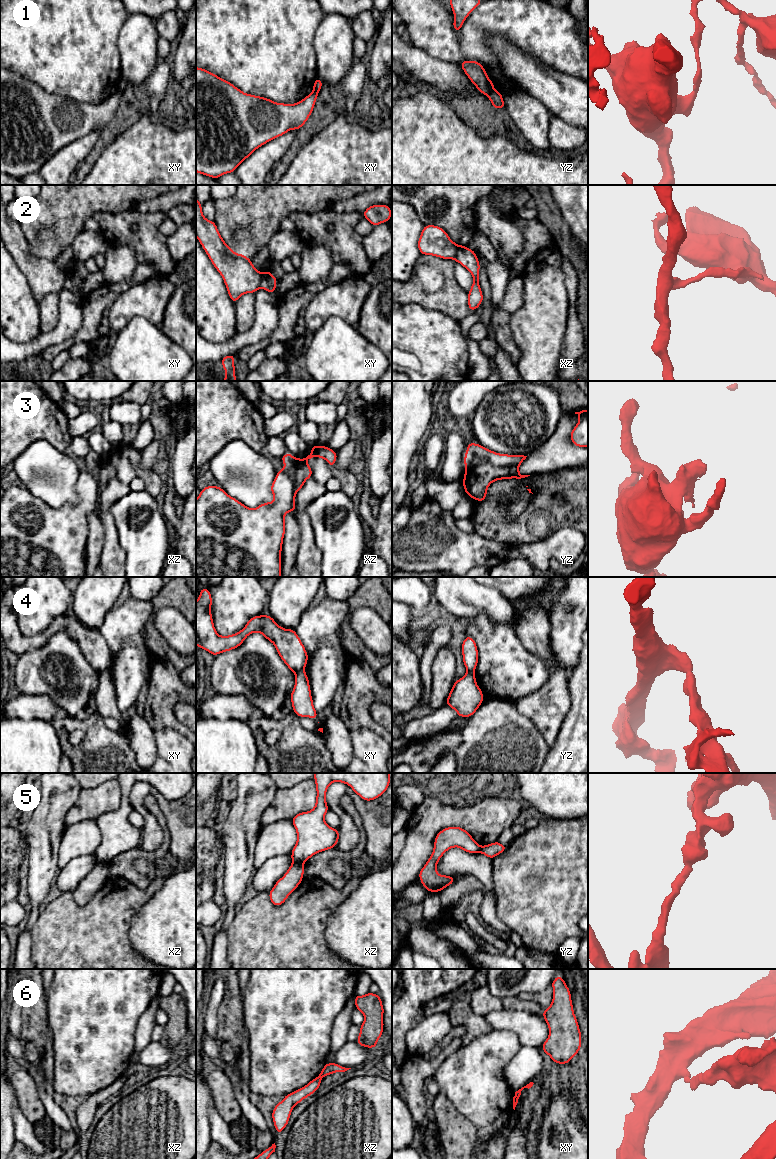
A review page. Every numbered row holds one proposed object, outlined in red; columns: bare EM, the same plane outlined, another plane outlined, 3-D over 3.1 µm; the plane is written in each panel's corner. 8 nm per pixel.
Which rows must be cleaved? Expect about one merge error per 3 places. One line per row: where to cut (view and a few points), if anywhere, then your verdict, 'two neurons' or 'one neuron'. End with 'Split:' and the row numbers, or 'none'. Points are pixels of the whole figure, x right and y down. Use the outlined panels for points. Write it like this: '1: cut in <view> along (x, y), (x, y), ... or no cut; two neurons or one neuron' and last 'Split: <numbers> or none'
1: cut in yz along (493, 89), (487, 95); two neurons
2: cut in xy along (262, 273), (259, 287); two neurons
3: cut in yz along (518, 464), (494, 466), (488, 461), (477, 461), (465, 467); two neurons
4: cut in xy along (303, 669), (295, 673); two neurons
5: cut in xz along (293, 860), (302, 862); two neurons
6: cut in xz along (319, 1075), (321, 1077); two neurons
Split: 1, 2, 3, 4, 5, 6

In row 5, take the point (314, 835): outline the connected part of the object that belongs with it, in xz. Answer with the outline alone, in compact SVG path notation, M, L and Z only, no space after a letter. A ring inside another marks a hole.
M314 773L314 780L317 791L315 807L308 812L298 813L292 818L292 824L297 832L297 842L291 853L294 862L305 862L319 852L334 848L339 841L339 830L331 828L324 819L329 810L326 792L331 783L347 784L364 801L371 801L380 797L388 789L390 773Z

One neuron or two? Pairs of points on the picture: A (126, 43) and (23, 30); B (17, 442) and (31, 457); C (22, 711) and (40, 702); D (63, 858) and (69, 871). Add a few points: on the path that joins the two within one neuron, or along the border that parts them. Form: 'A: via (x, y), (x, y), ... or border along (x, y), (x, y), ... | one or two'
A: border along (126, 20), (118, 35), (120, 65) | two
B: border along (45, 439), (34, 440), (13, 462) | two
C: via (26, 707), (36, 706) | one
D: border along (88, 855), (74, 857), (60, 869) | two

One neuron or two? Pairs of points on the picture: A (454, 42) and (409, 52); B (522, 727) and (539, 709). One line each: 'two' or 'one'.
A: two
B: two

